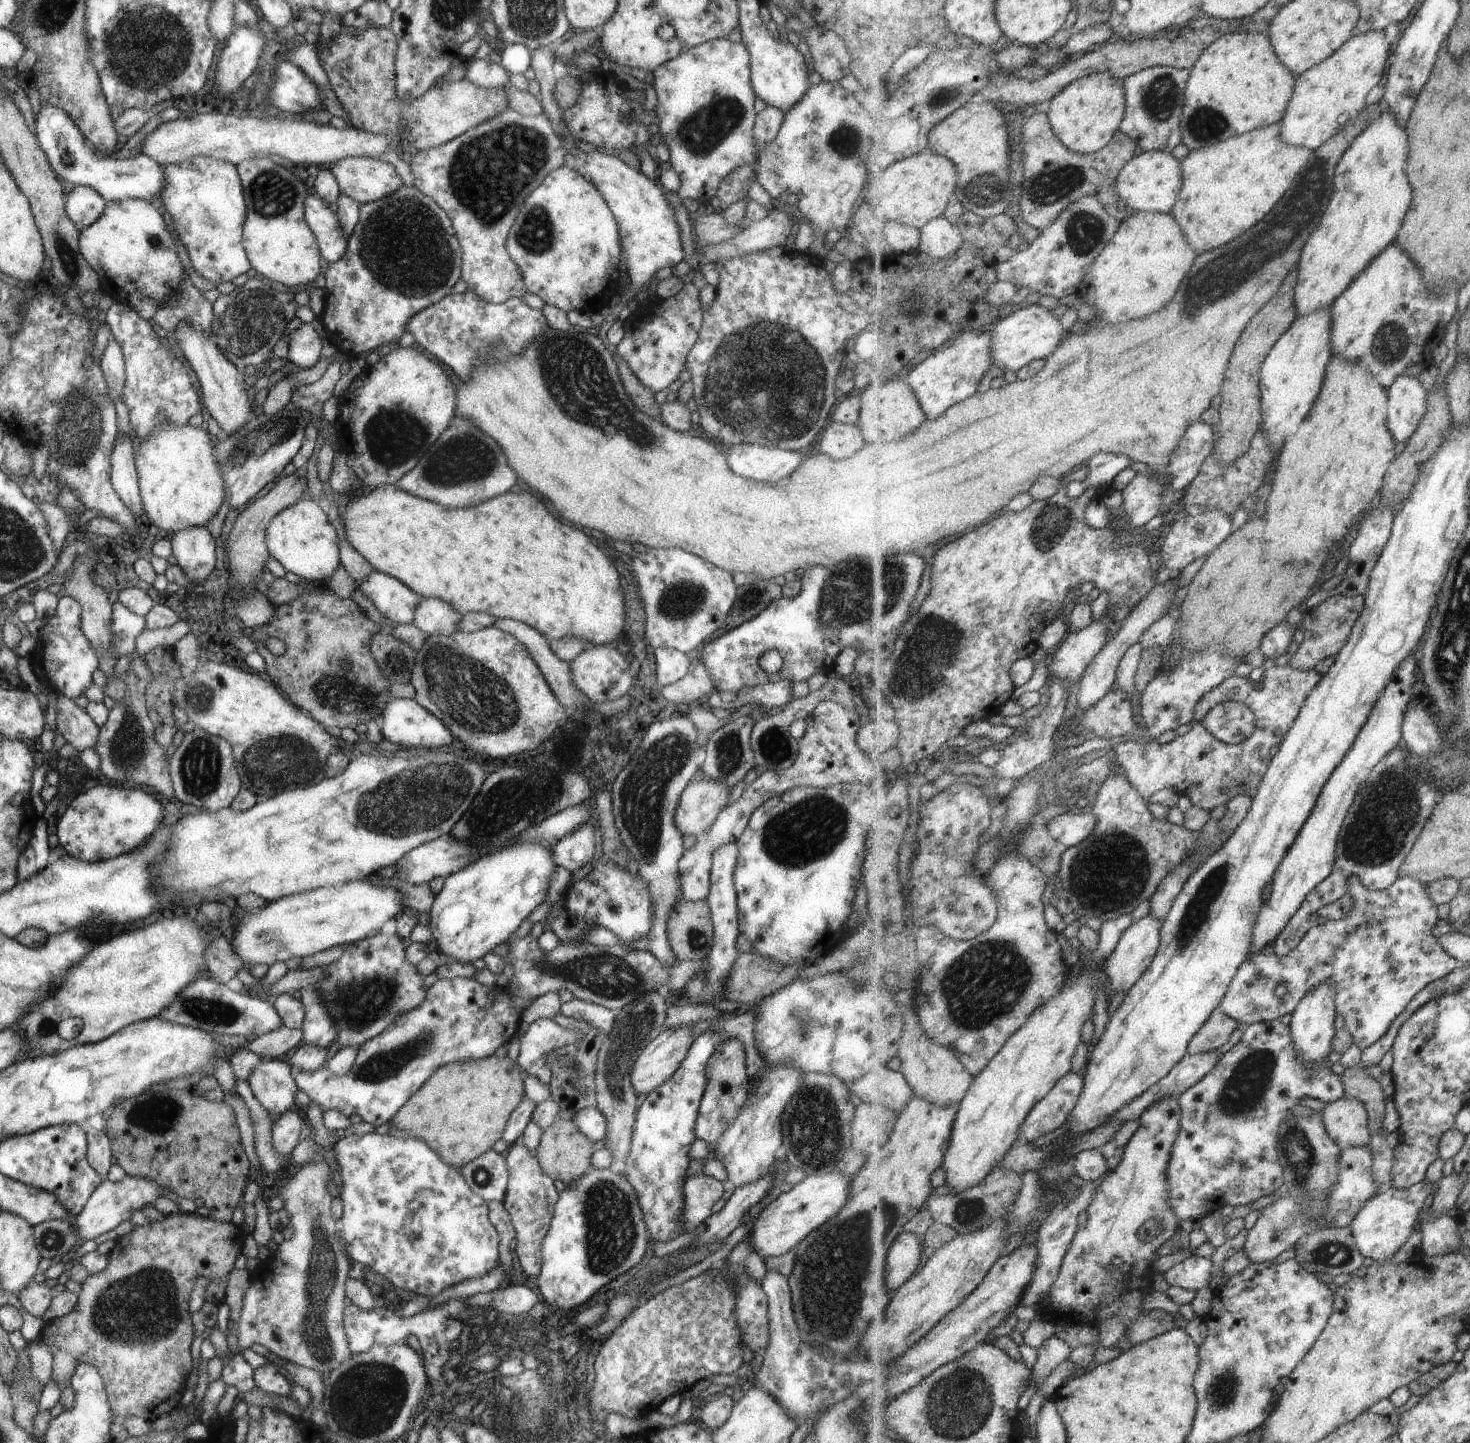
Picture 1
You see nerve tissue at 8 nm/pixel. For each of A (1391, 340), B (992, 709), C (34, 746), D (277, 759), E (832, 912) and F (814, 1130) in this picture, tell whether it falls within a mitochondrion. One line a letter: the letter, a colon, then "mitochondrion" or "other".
A: mitochondrion
B: other
C: other
D: mitochondrion
E: other
F: mitochondrion

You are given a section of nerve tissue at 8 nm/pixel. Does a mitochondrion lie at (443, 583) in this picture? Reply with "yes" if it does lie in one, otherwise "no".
no

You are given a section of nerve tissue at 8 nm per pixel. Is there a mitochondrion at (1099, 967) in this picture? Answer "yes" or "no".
no

